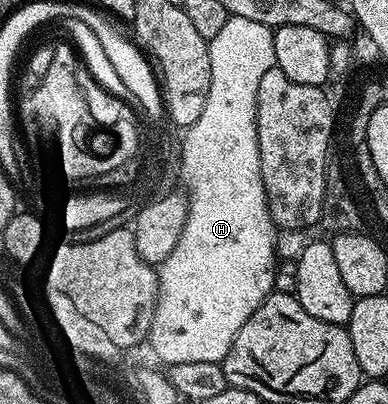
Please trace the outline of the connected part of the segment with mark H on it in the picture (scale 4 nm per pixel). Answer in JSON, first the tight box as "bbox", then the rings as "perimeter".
{"bbox":[150,16,278,366],"perimeter":[[[229,16],[226,26],[222,26],[222,31],[216,34],[212,40],[207,41],[208,53],[210,54],[210,90],[206,94],[206,106],[198,118],[198,122],[186,129],[183,133],[182,143],[184,144],[187,180],[191,183],[195,193],[195,204],[193,204],[191,220],[189,220],[187,232],[184,233],[184,240],[178,242],[164,263],[159,265],[158,275],[160,277],[160,302],[156,306],[156,317],[152,323],[150,333],[150,345],[156,351],[156,356],[160,360],[165,360],[165,365],[171,366],[182,362],[214,362],[215,364],[223,361],[224,355],[230,350],[238,330],[258,310],[258,306],[274,290],[272,284],[276,280],[276,235],[278,229],[272,220],[272,215],[268,209],[268,195],[264,189],[264,179],[262,178],[262,166],[260,165],[260,151],[258,150],[258,126],[256,125],[256,103],[258,102],[258,85],[262,83],[262,77],[266,70],[276,67],[276,55],[274,54],[273,29],[266,27],[262,22],[253,22],[251,18],[241,16]]]}

